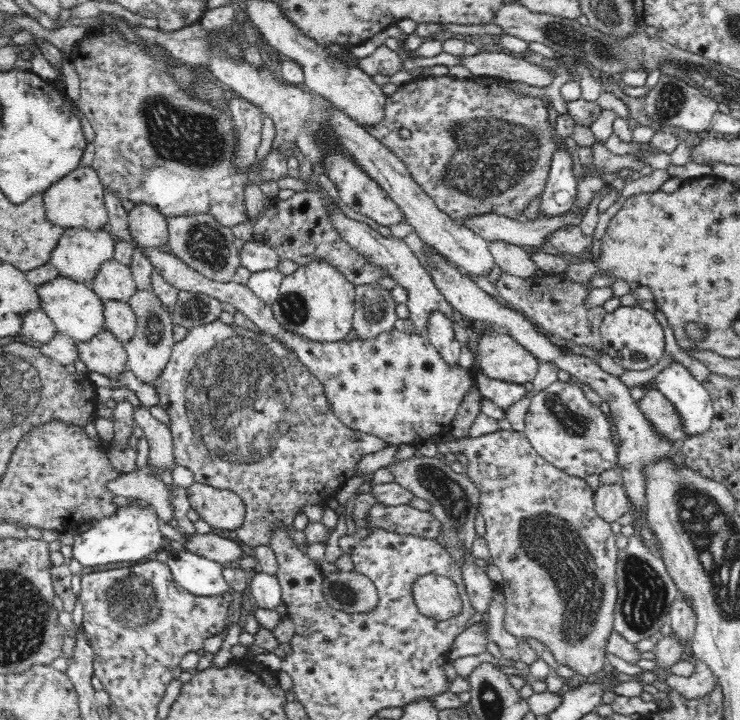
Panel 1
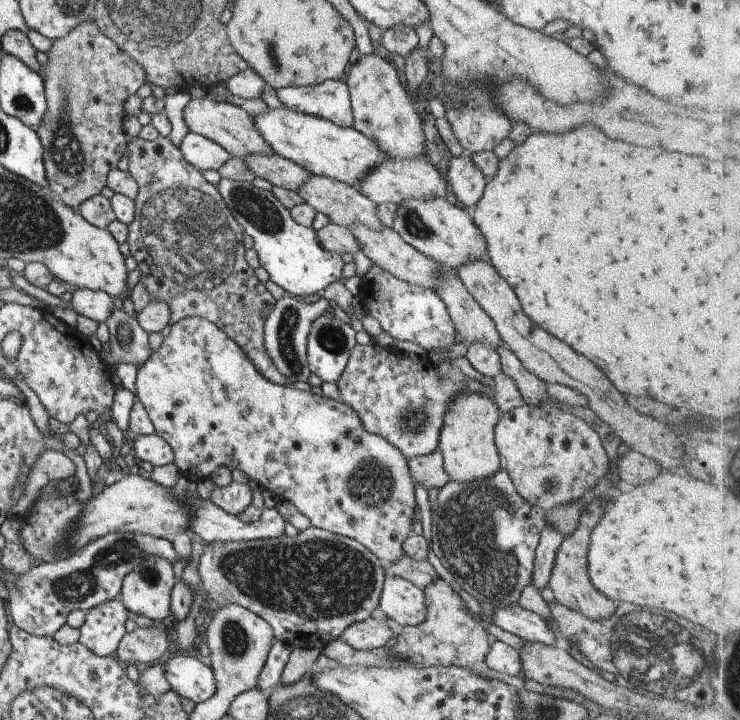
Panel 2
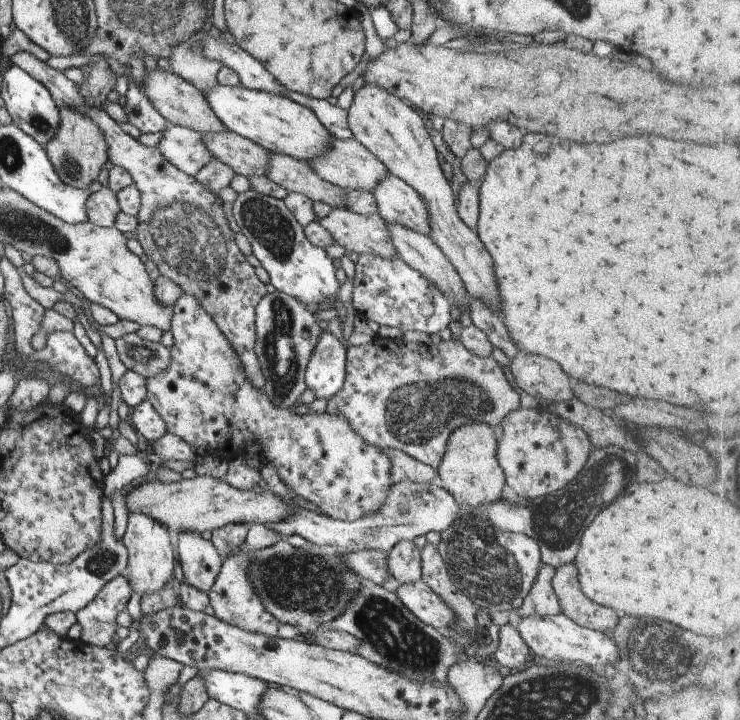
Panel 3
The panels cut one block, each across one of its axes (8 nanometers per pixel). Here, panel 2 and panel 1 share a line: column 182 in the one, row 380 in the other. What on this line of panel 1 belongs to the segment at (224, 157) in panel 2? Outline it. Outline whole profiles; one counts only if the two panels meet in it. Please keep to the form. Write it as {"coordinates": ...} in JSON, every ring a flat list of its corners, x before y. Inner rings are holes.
{"coordinates":[[136,291,134,296,130,297,129,305,134,310,134,315,138,317,138,328,133,339,125,344,127,350,127,368,140,382,148,385,154,384,154,381,162,374,165,366,170,360,173,346,176,344,172,339,172,328,174,328,173,319,152,291]]}

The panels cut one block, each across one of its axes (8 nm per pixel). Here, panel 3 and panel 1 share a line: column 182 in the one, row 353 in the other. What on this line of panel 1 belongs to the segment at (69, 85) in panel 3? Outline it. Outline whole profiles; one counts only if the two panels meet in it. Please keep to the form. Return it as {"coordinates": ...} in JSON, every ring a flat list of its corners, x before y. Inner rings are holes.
{"coordinates":[[220,319,191,327,186,337,173,346,170,360,162,371,162,374,154,381,153,386,160,395,159,405,165,408,165,411,171,418,171,435,173,436,175,464,191,470,195,476,195,482,220,490,232,491,242,499,246,514,244,524,236,530,236,536,246,547,250,547,253,550,256,550,258,546,266,546,272,550,272,538,274,538,275,531,277,530,285,530,287,536,292,540,291,535,295,531,294,521,297,515,303,513,304,508,309,504,327,505,331,499,335,498,342,486,354,477,363,477,362,484,371,483,370,495,380,505,384,505,384,507,408,505,408,502,415,497,398,483,372,484,374,472,366,474,362,472,358,473,357,465,359,462,368,454,375,454,382,451,387,447,387,444,383,440,374,437,374,435,352,431,346,425,342,424,338,420,338,417,334,415,334,411,330,409,330,403,328,403,328,399,324,395,322,383,309,372,294,352,290,351,286,345,282,344,272,335,268,335,260,330,256,332,252,329,235,325,234,323,226,324,220,321]]}

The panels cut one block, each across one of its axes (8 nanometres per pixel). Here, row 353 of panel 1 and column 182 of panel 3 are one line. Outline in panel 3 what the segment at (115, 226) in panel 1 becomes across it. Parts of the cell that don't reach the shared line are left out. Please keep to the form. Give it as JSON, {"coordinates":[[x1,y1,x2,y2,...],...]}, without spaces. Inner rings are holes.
{"coordinates":[[180,295,172,307,169,366,165,366,159,374,145,378,145,399,153,405,169,435,185,440,196,457,212,456,226,461,245,458,246,442,254,442,260,448,261,460,273,466,277,478,287,486,287,490,315,505,319,515,331,520,353,522,365,514,375,514,381,506,385,506,385,496,389,494,392,479,389,474,391,462,383,454,383,449,363,442,363,438,355,434,349,422,341,416,327,414,326,411,298,415,289,408,281,410,281,407,273,406,262,389,253,388,247,381,235,350,193,296]]}

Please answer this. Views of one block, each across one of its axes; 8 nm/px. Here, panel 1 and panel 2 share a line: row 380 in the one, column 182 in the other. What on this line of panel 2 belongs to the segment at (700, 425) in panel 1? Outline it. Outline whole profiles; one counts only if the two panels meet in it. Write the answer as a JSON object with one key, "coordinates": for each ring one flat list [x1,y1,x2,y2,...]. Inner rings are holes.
{"coordinates":[[179,652,164,664,162,671,167,684,179,698,197,704,213,696,215,677,206,661,195,652]]}

